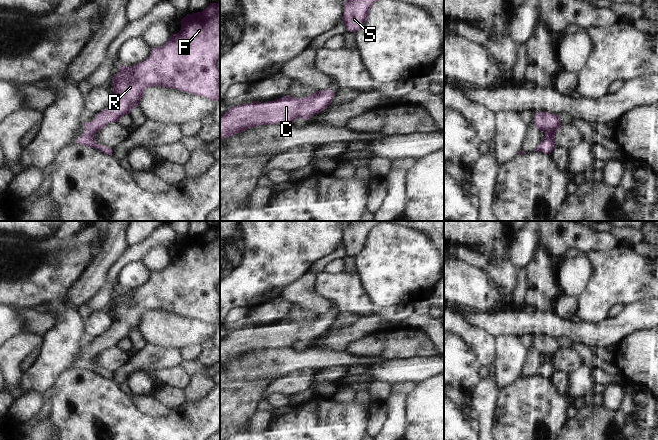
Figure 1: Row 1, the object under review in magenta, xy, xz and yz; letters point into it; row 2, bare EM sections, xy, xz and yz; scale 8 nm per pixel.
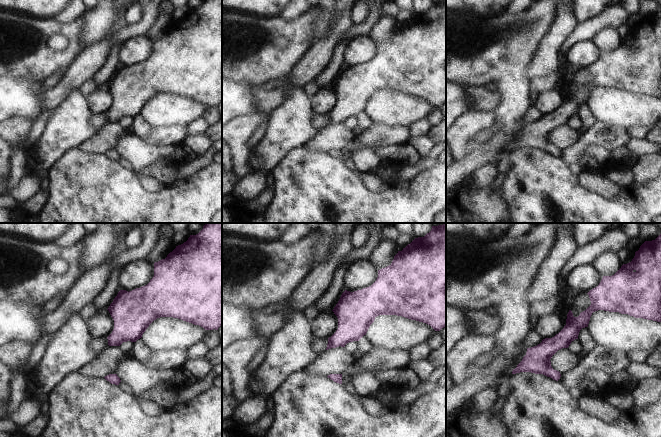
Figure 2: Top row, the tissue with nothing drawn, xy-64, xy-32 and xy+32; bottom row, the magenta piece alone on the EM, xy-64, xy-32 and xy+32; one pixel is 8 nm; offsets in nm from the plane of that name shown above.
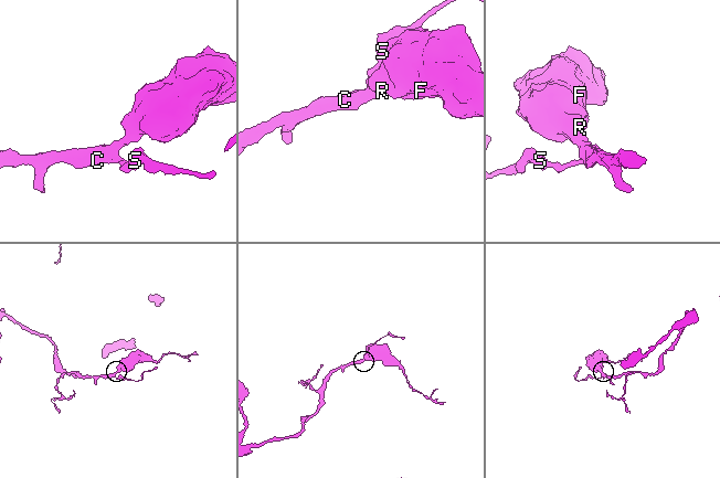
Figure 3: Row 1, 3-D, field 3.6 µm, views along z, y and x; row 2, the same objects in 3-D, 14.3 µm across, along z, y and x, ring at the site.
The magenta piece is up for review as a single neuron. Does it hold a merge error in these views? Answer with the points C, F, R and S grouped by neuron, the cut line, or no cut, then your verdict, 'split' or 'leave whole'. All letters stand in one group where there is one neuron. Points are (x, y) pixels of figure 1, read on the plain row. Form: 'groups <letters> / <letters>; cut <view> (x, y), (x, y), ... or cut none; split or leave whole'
groups C F R S; cut none; leave whole

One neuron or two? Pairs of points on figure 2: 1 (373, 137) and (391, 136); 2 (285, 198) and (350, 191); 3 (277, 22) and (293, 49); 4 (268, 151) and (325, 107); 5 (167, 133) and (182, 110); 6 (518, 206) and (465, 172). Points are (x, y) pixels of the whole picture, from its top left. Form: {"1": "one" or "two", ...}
{"1": "one", "2": "one", "3": "one", "4": "two", "5": "two", "6": "two"}

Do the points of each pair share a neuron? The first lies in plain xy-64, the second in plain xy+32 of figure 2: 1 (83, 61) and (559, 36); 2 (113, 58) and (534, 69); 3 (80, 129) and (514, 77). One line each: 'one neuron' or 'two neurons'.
1: one neuron
2: two neurons
3: one neuron

